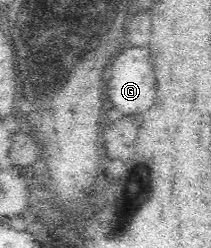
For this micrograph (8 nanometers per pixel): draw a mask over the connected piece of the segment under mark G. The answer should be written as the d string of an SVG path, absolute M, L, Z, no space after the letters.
M129 47L121 49L111 64L111 74L106 76L105 91L109 102L113 104L113 112L121 112L123 116L143 114L153 106L155 100L155 75L153 61L147 47Z

